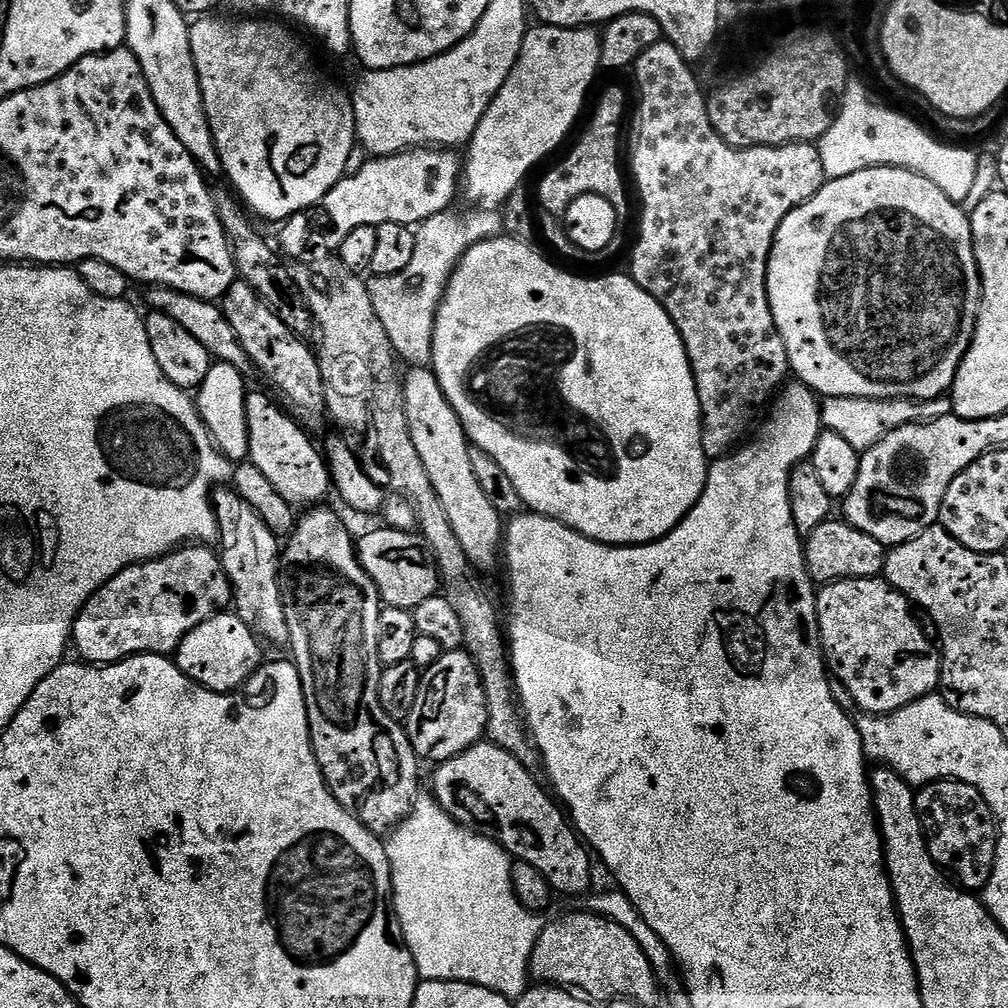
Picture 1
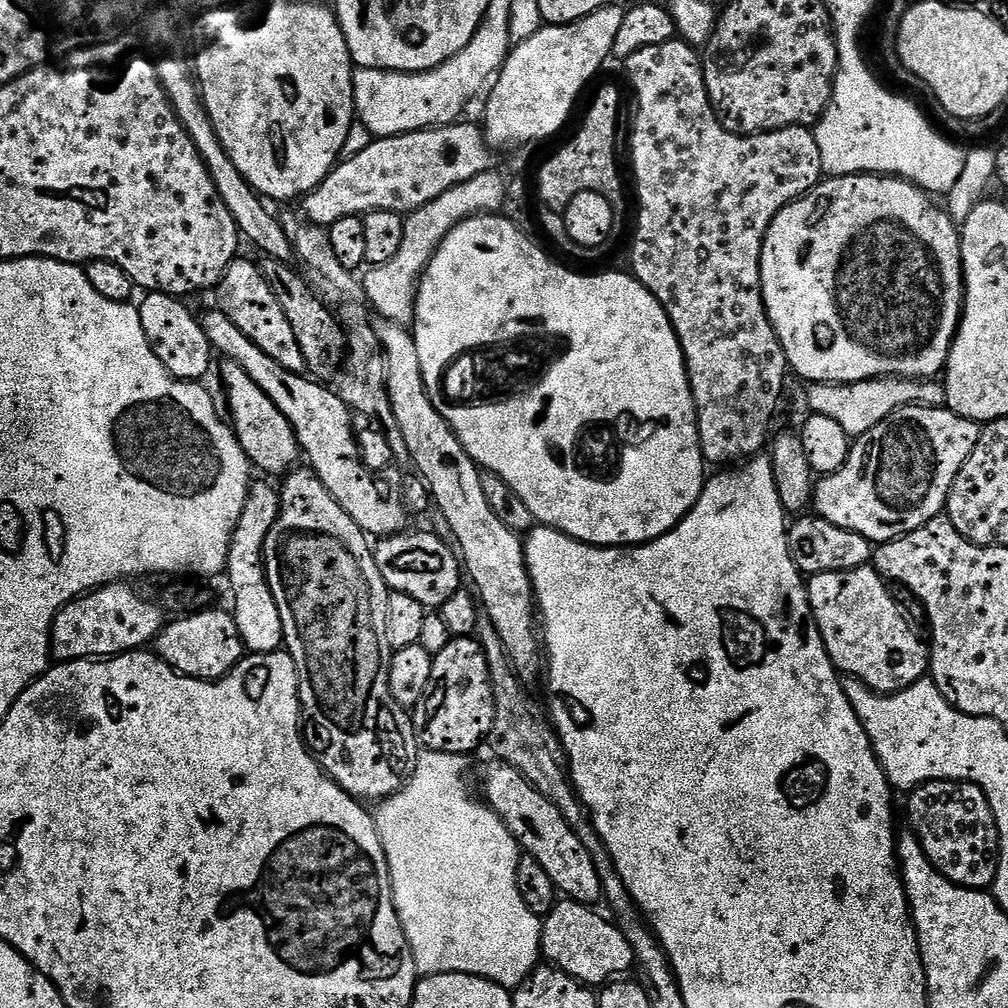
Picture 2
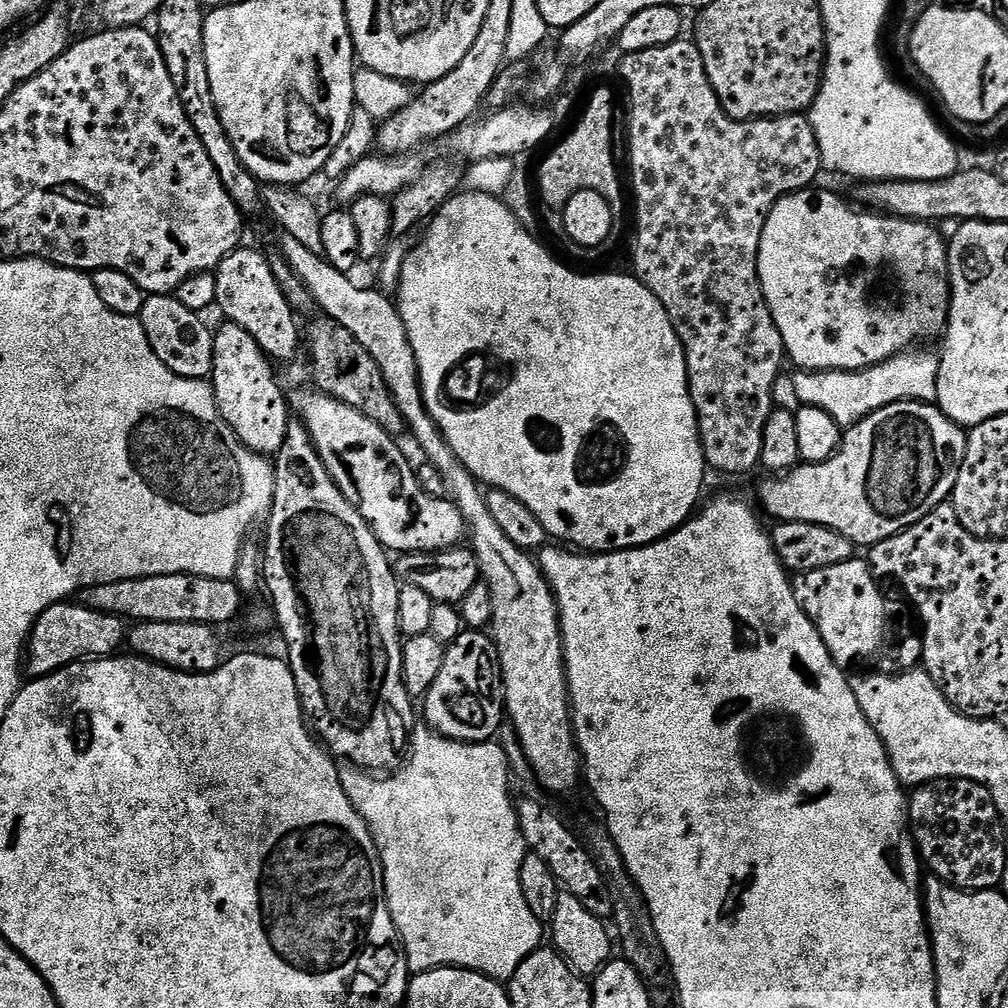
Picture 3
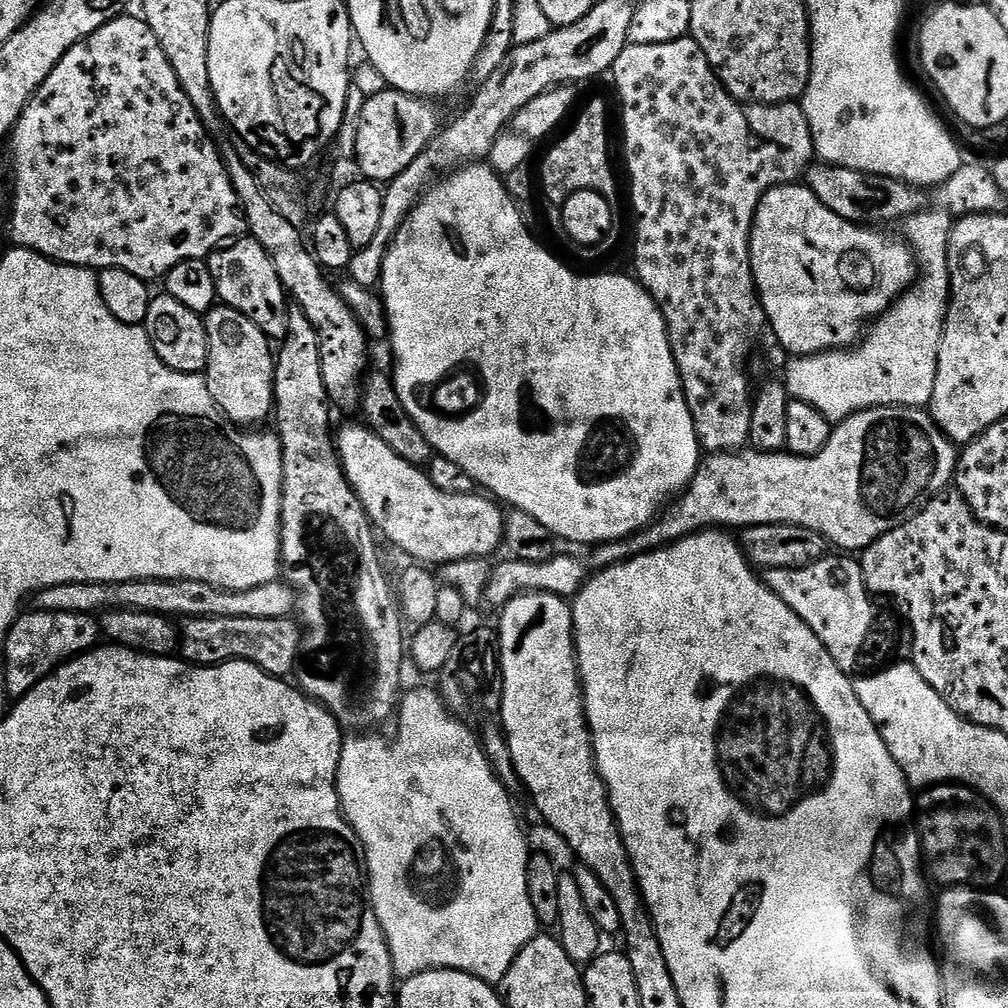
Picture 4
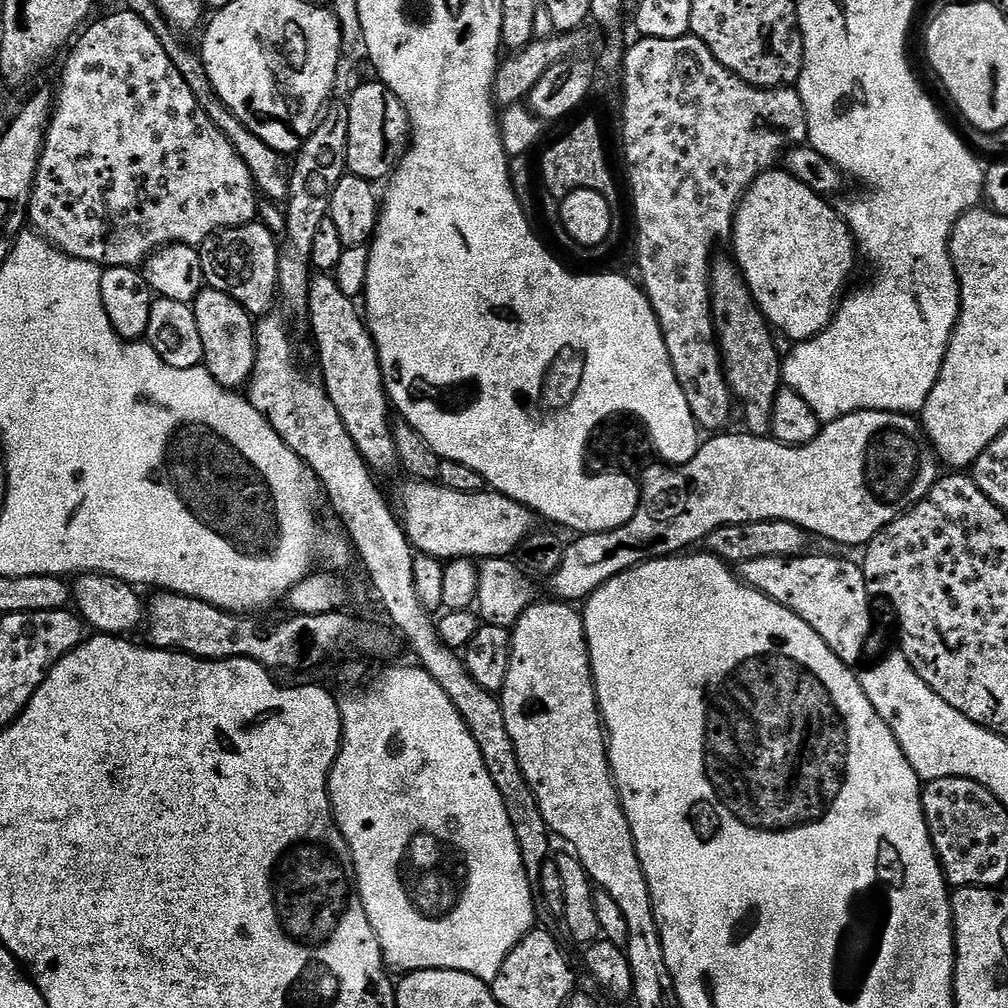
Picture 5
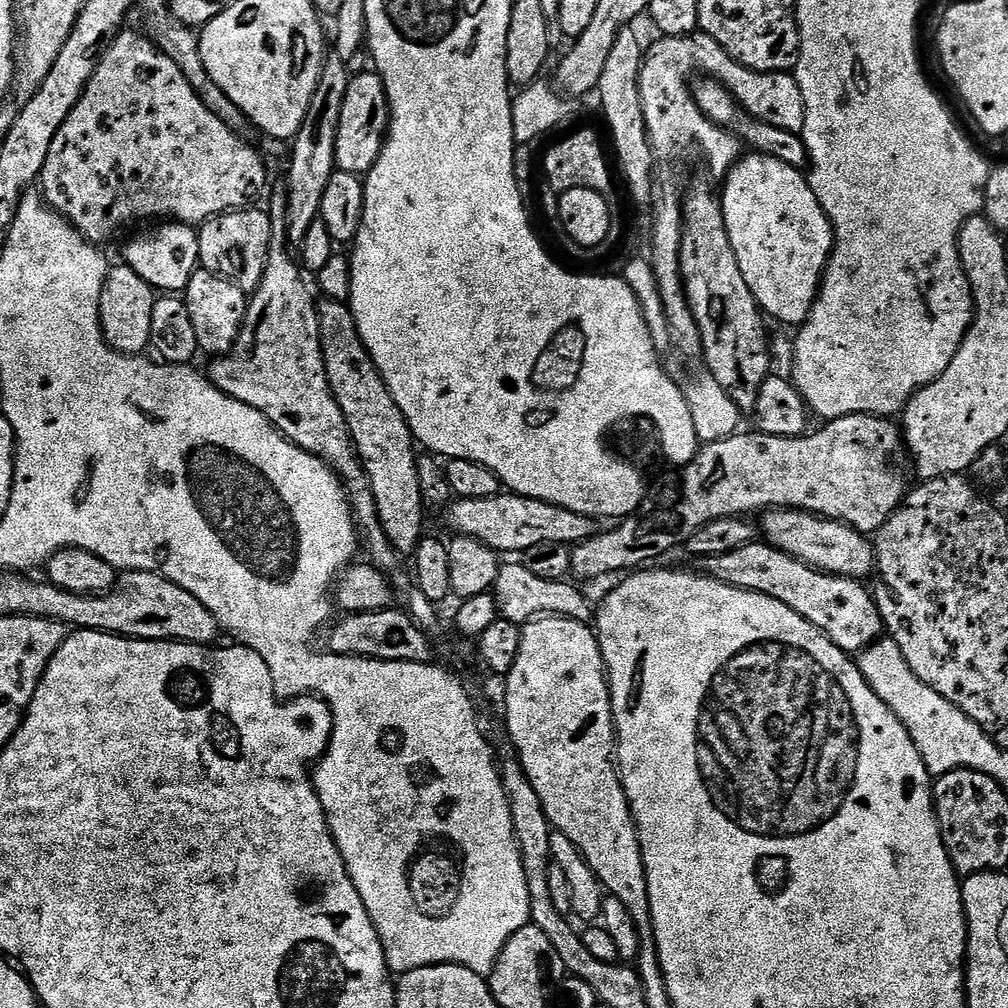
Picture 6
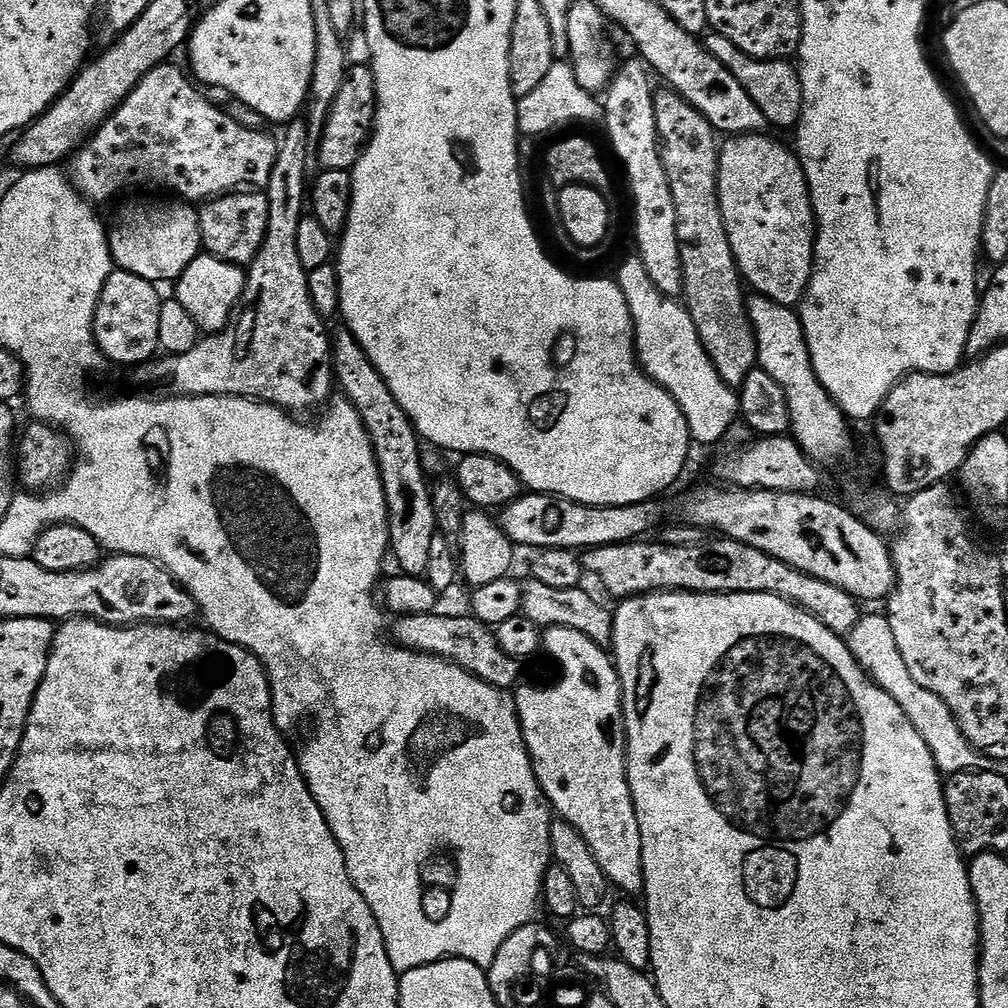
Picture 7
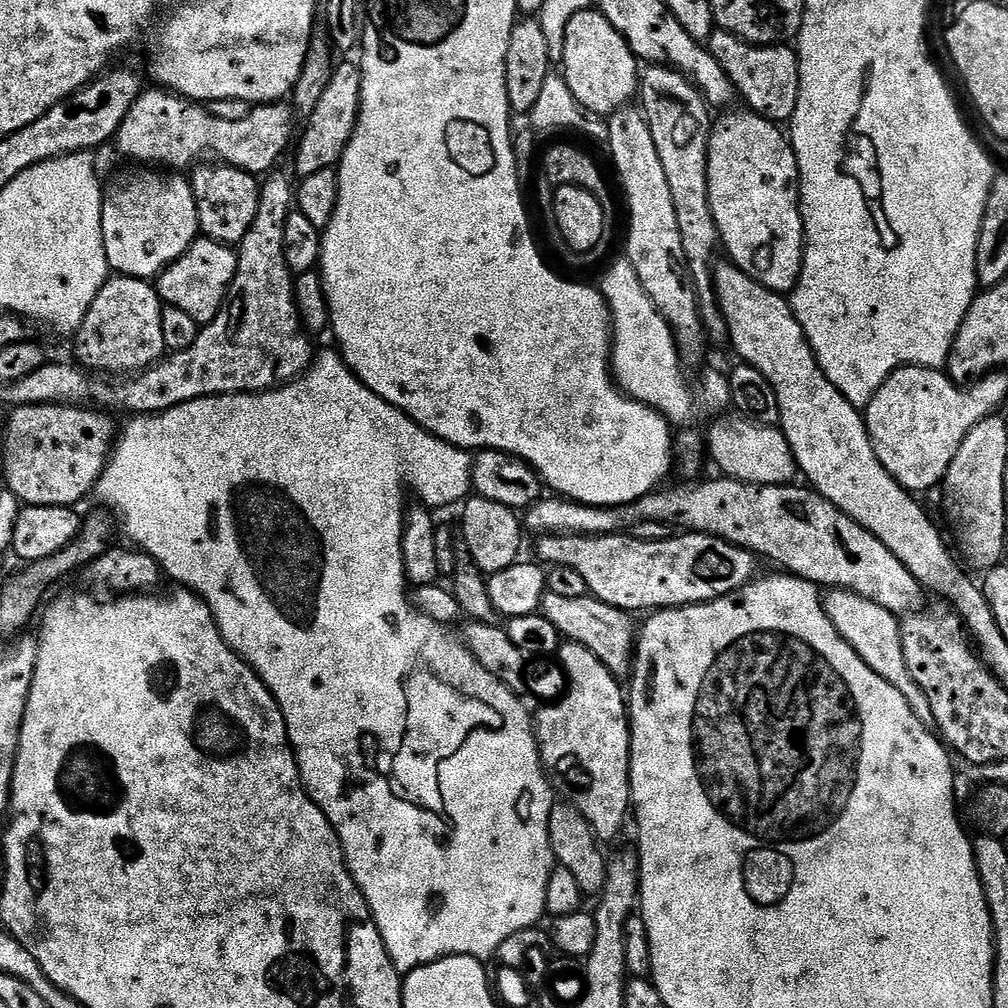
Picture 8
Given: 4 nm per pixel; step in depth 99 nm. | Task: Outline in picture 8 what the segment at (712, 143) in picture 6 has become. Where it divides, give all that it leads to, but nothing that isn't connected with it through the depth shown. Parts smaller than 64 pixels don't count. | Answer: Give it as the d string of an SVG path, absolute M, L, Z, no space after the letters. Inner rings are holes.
M713 31L706 41L712 57L726 70L737 93L751 111L773 122L791 121L798 106L800 58L797 49L784 44L748 44L729 32Z

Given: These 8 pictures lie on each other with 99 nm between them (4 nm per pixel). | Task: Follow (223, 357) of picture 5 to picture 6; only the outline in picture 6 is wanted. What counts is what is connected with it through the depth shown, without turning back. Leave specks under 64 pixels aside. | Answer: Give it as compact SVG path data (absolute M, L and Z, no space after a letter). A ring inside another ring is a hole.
M197 270L190 278L182 293L190 322L194 322L196 347L201 353L209 352L209 357L219 358L228 355L240 339L240 331L248 313L249 297L234 282L221 276L215 276L203 270Z

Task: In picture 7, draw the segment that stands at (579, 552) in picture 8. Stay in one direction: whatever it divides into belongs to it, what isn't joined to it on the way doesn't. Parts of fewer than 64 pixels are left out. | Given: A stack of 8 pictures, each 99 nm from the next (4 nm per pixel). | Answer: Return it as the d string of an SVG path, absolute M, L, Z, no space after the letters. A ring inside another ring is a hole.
M708 538L692 545L633 542L589 548L583 553L582 563L585 573L593 572L615 598L644 596L648 592L765 592L806 609L837 634L851 632L860 619L861 605L846 590L838 590L838 586L830 586L822 578L802 574L802 570L786 566L786 562L754 550L754 546L727 538L712 539L716 540Z

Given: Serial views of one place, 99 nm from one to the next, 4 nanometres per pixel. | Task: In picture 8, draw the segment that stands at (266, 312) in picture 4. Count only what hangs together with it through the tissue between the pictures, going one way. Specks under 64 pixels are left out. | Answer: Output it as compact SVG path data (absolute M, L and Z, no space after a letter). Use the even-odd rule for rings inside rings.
M200 162L191 169L190 183L198 206L201 233L220 244L238 246L254 223L254 214L258 214L261 181L253 173L229 164Z

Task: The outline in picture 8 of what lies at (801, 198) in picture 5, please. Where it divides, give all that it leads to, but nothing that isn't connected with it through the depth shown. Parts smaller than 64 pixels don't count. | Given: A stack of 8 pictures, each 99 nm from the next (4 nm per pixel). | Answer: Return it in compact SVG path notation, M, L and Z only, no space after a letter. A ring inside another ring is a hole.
M728 110L723 113L721 120L713 123L712 131L708 134L708 189L710 190L710 210L714 214L714 222L720 231L720 244L728 251L727 259L740 268L750 278L754 278L762 286L781 294L790 294L796 289L796 283L802 270L802 258L804 257L804 219L800 213L800 171L796 155L792 149L792 141L786 135L779 123L773 122L759 116L757 112L743 110L744 112L732 112Z

